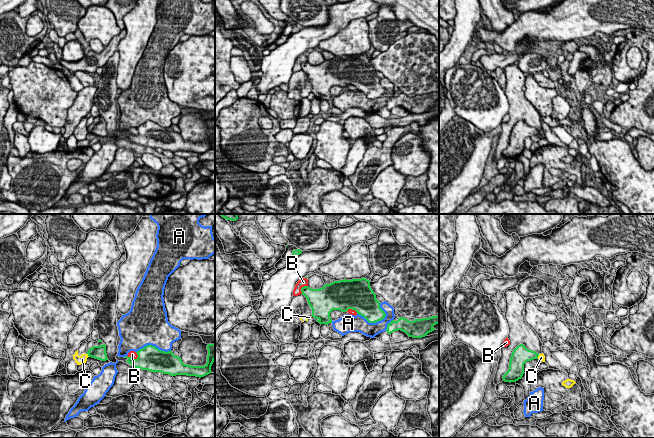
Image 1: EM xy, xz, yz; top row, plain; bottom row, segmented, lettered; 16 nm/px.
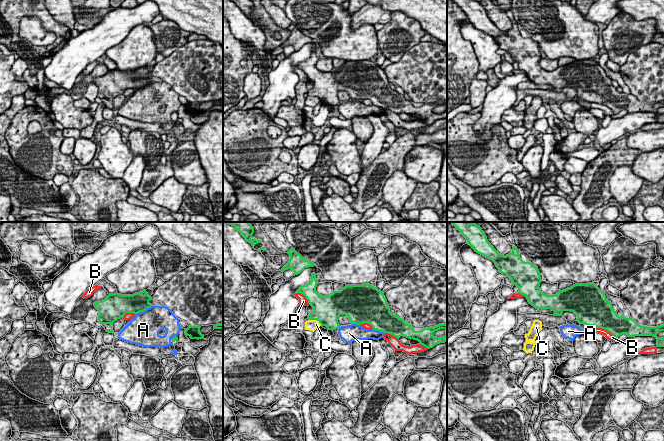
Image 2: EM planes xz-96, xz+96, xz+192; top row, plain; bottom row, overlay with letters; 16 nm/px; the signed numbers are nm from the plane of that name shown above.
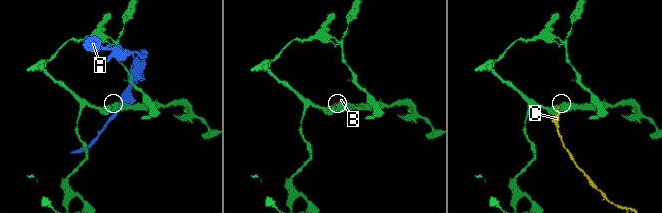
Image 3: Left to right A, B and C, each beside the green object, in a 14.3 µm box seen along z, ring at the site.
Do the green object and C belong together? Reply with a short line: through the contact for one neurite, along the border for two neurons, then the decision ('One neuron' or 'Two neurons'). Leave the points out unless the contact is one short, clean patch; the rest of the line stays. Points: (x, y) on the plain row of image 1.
Line: xy (87, 129), (89, 132). Two neurons

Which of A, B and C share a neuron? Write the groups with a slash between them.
A / B / C

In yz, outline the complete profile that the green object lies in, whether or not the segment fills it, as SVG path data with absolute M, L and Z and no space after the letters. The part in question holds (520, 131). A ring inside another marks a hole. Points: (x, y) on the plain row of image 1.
M518 121L512 128L509 138L509 145L503 151L503 157L511 159L521 155L524 150L524 140L527 137L537 135L538 132L538 129L527 125L525 121Z

